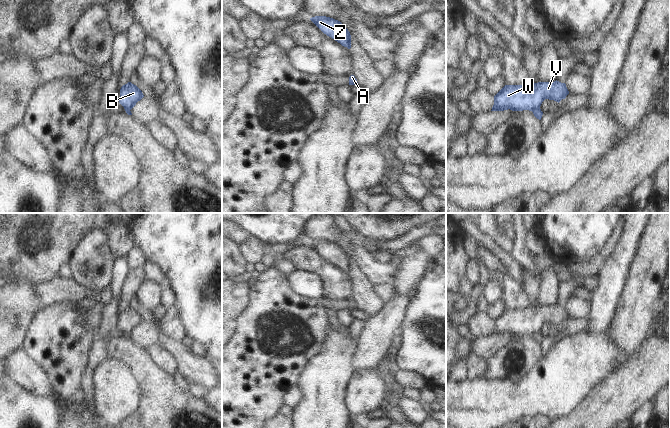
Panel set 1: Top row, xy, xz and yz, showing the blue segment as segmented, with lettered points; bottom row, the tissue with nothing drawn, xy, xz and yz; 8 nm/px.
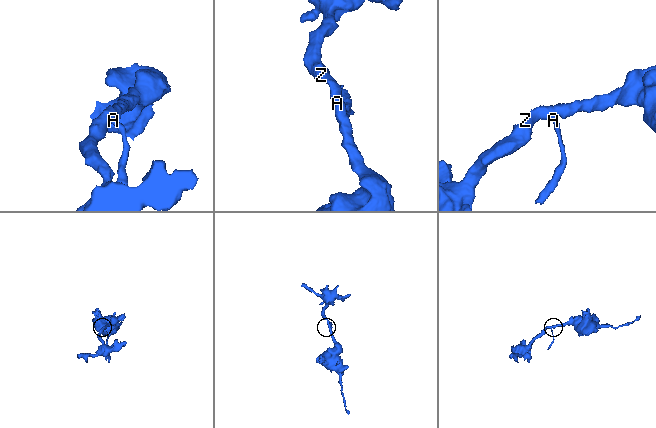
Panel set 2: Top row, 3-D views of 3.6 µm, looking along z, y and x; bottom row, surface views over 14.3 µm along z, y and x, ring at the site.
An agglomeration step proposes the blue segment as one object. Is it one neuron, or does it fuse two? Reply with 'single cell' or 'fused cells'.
fused cells

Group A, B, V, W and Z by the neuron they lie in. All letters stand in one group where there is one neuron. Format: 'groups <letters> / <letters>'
groups A / B V W Z

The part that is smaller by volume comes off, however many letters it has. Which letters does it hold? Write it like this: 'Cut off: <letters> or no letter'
Cut off: A.

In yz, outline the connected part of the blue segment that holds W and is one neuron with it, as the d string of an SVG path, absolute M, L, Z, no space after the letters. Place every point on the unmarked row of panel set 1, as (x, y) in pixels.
M528 306L522 309L505 309L495 320L491 335L534 335L540 332L545 323L560 326L569 315L565 307Z

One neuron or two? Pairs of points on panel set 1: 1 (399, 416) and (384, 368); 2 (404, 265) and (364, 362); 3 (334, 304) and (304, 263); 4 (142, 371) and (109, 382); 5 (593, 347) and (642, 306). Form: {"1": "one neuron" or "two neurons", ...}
{"1": "one neuron", "2": "one neuron", "3": "two neurons", "4": "two neurons", "5": "two neurons"}

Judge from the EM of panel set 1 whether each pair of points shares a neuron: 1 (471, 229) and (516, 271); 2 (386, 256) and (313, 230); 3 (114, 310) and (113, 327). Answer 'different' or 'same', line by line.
1: same
2: different
3: same

